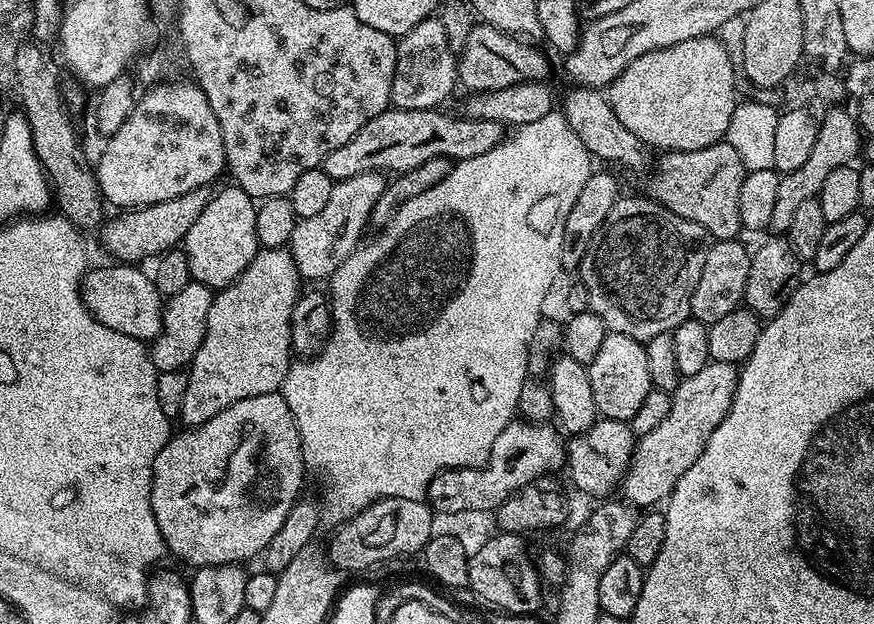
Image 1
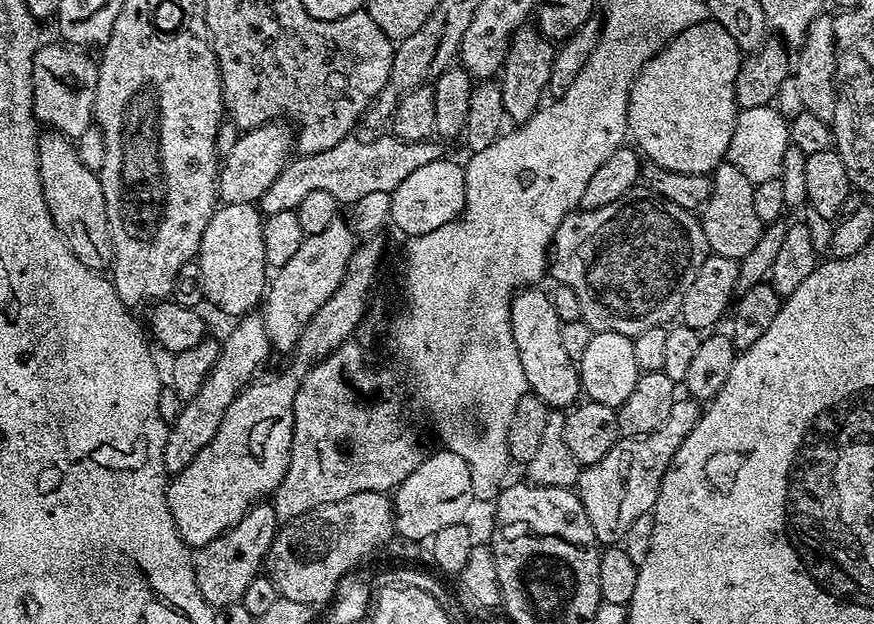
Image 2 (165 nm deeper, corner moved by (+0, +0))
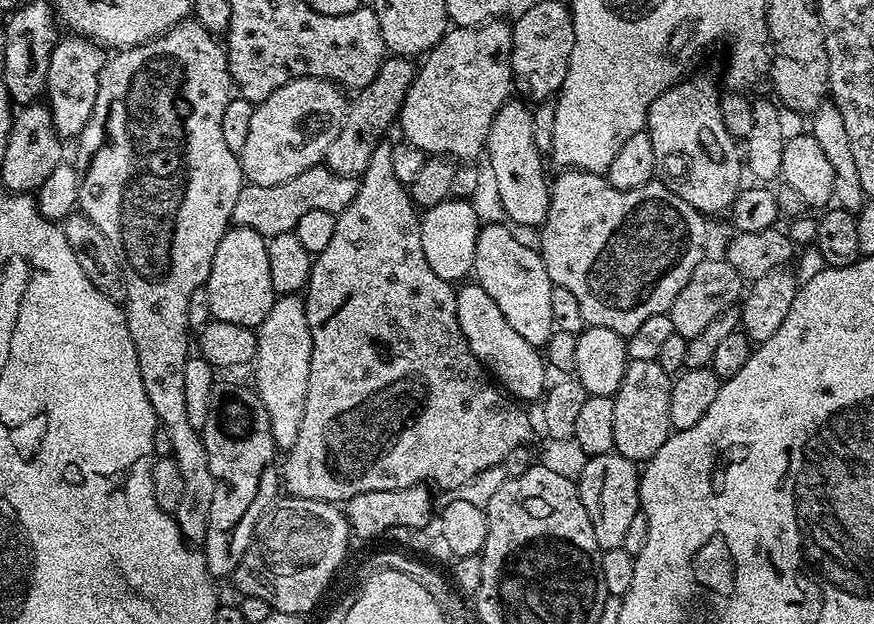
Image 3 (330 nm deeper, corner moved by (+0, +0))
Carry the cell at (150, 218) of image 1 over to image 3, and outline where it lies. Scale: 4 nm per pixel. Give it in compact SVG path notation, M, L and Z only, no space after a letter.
M307 76L286 82L270 98L259 101L252 109L246 146L238 153L245 181L258 186L278 186L278 182L298 178L302 170L317 167L326 150L330 150L330 142L338 138L338 130L342 130L349 105L343 95L332 81Z

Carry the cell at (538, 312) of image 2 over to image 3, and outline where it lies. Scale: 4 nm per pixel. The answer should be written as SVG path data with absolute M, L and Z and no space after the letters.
M485 223L481 227L473 264L474 280L482 286L482 290L486 290L486 294L490 294L490 298L494 298L498 310L506 314L506 322L514 326L516 333L535 348L543 349L554 331L550 318L550 290L554 285L550 274L546 274L539 251L533 245L531 248L516 240L511 232L513 229L504 224Z

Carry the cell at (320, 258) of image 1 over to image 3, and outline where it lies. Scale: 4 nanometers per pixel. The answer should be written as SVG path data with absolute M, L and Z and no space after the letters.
M299 295L280 296L270 306L270 314L255 329L256 334L256 393L262 398L262 406L266 406L266 414L270 414L270 430L277 449L287 450L294 446L294 438L298 438L298 426L302 426L302 410L306 410L306 386L310 382L310 354L312 339L310 326L306 318L303 299Z

